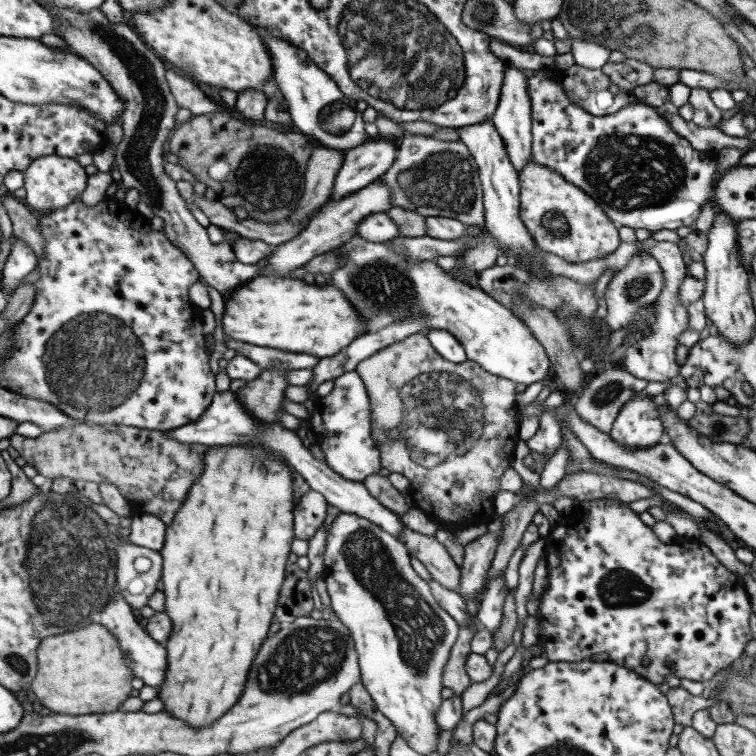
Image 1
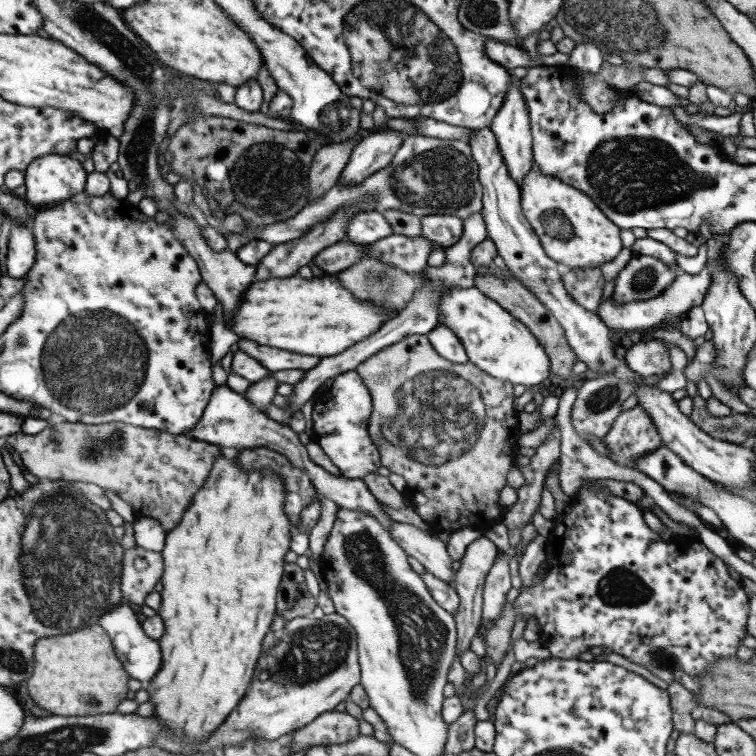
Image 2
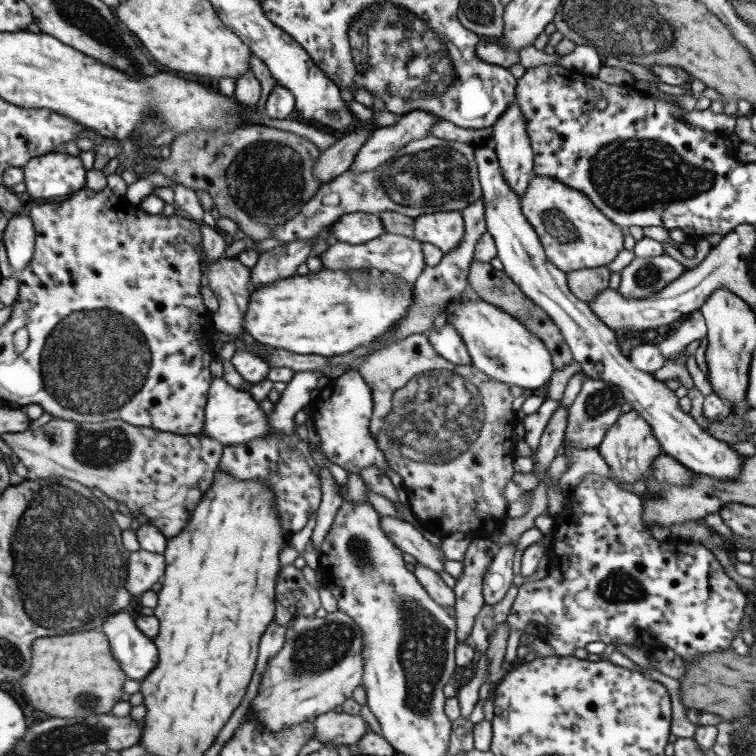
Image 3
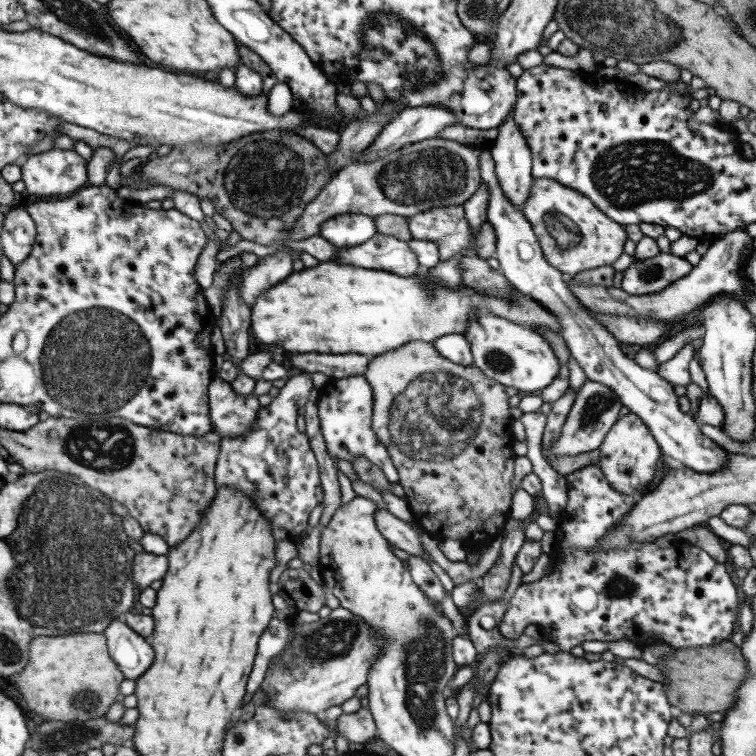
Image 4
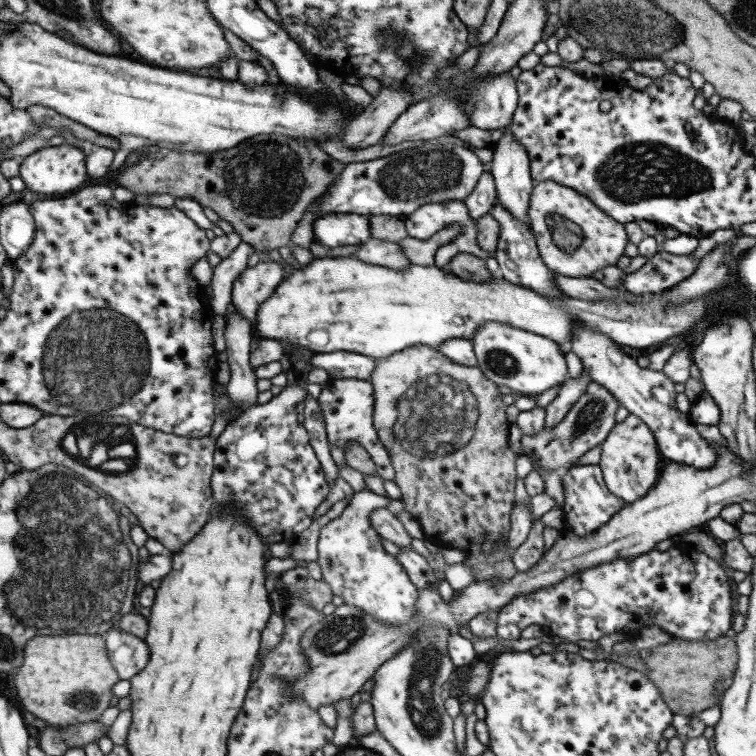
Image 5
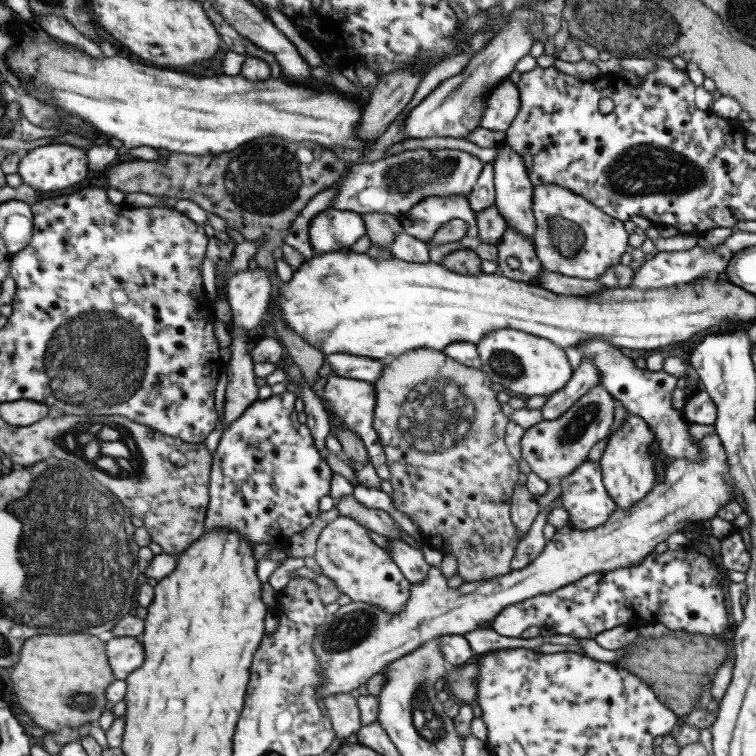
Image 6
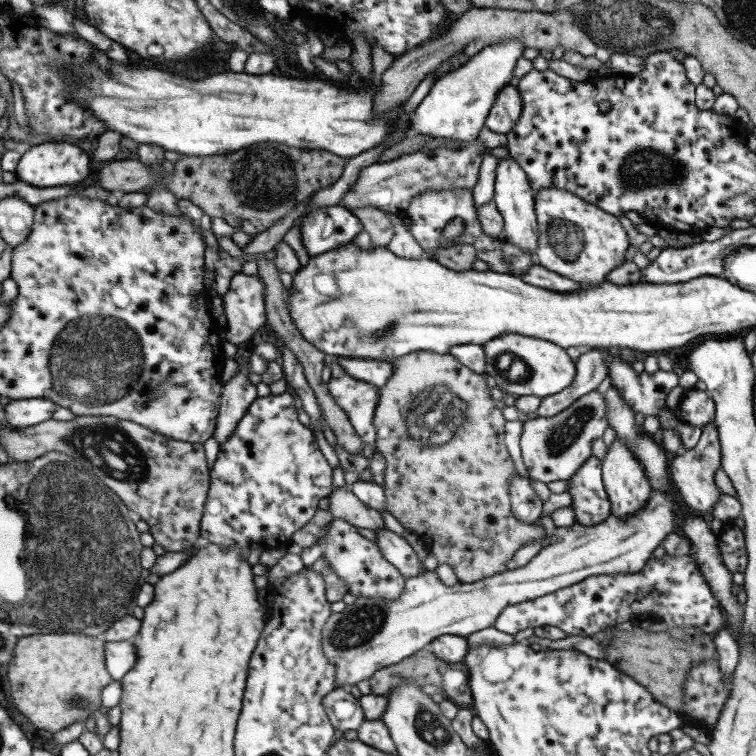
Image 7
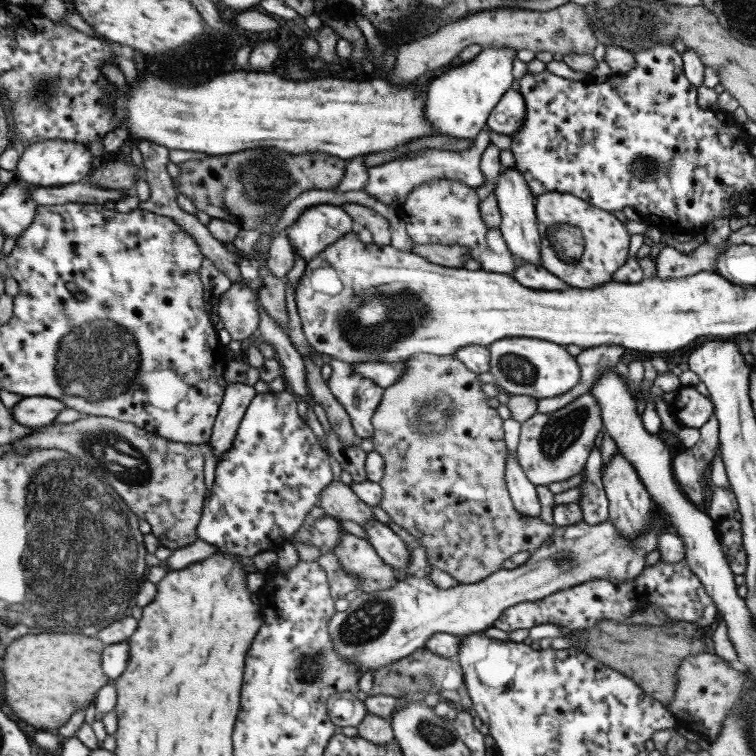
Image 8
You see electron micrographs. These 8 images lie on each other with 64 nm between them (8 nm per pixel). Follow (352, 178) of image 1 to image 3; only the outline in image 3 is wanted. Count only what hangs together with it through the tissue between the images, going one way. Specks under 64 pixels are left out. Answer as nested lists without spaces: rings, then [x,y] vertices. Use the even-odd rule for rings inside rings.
[[[415,110],[397,116],[397,122],[391,126],[375,128],[353,157],[349,172],[361,174],[377,169],[407,142],[426,138],[435,121],[441,121],[441,118],[423,110]]]

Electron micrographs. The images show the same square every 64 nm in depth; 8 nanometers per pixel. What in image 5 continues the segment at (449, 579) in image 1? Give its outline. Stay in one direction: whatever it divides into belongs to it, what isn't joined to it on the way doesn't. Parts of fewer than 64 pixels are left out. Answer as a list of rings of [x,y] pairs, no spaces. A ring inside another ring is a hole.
[[[386,508],[376,509],[371,512],[369,521],[370,526],[381,539],[393,542],[399,549],[412,549],[411,536],[405,532],[396,516]]]

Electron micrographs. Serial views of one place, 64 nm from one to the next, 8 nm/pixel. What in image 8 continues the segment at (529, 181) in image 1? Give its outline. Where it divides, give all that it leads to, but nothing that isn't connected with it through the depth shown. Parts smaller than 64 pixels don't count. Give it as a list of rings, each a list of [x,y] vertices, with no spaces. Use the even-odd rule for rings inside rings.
[[[547,191],[534,197],[534,215],[540,236],[539,256],[541,266],[563,280],[569,287],[590,290],[611,281],[611,275],[627,260],[630,234],[625,225],[610,211],[606,211],[575,197],[575,195]]]

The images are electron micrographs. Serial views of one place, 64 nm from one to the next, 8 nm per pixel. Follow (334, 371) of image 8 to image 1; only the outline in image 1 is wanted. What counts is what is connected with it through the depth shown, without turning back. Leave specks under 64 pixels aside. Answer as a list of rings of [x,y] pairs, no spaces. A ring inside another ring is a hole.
[[[347,371],[332,380],[329,394],[316,396],[310,414],[309,433],[315,437],[323,452],[325,464],[335,474],[349,481],[362,483],[370,474],[377,474],[382,467],[378,448],[370,435],[370,408],[366,388],[353,371]]]

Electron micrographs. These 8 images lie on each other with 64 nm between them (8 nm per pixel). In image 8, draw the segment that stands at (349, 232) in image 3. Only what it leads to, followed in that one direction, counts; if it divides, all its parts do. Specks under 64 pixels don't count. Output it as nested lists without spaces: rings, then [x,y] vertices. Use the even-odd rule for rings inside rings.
[[[315,204],[303,208],[303,212],[295,218],[295,222],[286,228],[287,241],[293,249],[296,258],[301,257],[304,262],[311,260],[329,244],[339,240],[347,232],[357,231],[357,226],[351,217],[340,206],[330,204]]]

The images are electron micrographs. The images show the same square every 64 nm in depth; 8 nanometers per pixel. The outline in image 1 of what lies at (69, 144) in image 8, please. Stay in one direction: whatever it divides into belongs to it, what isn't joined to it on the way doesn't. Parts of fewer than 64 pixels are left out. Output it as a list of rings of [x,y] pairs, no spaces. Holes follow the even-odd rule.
[[[58,155],[34,158],[23,173],[23,188],[25,198],[23,202],[37,215],[59,210],[71,204],[78,198],[86,185],[86,175],[83,167],[75,159]]]

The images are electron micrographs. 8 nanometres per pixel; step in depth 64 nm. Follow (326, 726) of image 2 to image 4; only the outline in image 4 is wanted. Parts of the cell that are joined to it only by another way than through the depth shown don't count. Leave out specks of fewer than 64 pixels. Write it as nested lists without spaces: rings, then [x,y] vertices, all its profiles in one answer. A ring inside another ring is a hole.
[[[359,708],[354,713],[341,713],[335,721],[333,732],[343,734],[347,741],[364,743],[376,734],[374,720],[368,709]]]

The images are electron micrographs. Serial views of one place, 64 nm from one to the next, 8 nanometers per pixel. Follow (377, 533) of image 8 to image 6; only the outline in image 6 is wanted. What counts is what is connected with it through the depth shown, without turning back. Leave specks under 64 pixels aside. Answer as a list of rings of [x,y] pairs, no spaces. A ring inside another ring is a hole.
[[[387,539],[389,550],[387,550],[393,563],[403,573],[403,576],[410,582],[421,582],[421,578],[430,570],[425,562],[422,552],[411,548],[401,540]]]

